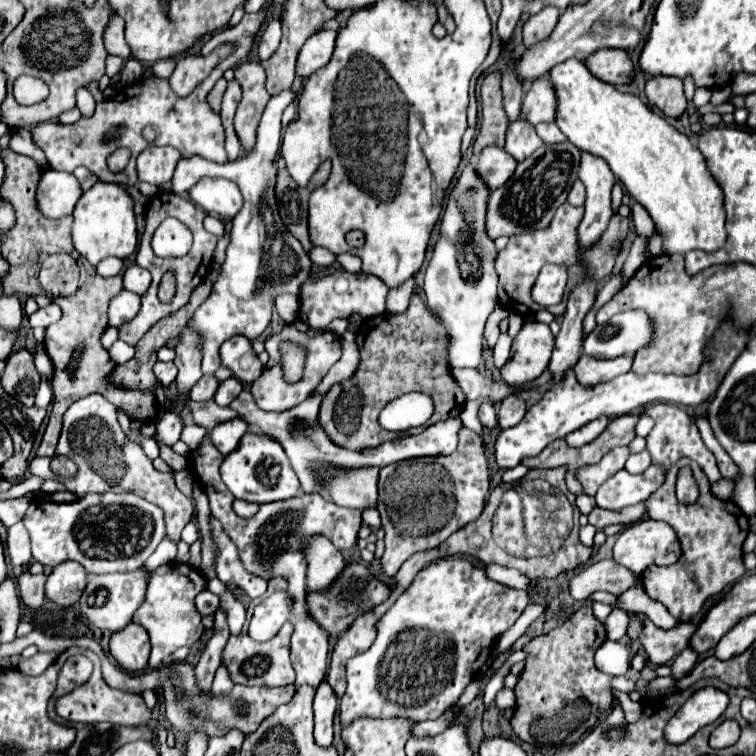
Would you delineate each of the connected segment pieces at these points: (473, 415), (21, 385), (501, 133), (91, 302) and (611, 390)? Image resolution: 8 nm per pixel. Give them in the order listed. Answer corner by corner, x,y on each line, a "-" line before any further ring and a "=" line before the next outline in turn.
477,398
477,400
471,400
471,402
467,402
465,404
465,410
461,412
461,420
463,420
463,424
467,426
467,428
471,428
471,430
475,430
477,434
481,434
481,422
479,422
479,406
483,404
483,402
489,402
489,404
493,404
489,398
=
17,350
7,358
1,386
21,404
25,406
35,404
35,394
39,388
39,372
33,364
33,354
29,350
=
491,72
481,84
481,124
477,138
473,142
473,152
481,154
487,146
505,146
505,130
509,126
507,114
503,110
501,96
501,74
=
85,266
85,282
79,286
79,290
73,296
67,298
57,298
57,304
63,310
63,316
57,324
49,326
49,332
45,332
45,350
49,358
53,360
55,376
51,380
53,388
53,406
49,414
49,424
43,434
43,442
37,448
37,456
53,456
55,446
61,434
61,418
65,410
79,398
85,398
89,394
103,394
109,402
115,406
121,406
131,420
141,420
141,422
153,422
157,416
157,404
155,396
151,392
141,392
141,390
123,390
113,384
109,384
109,376
115,368
115,364
109,360
109,352
101,346
101,334
107,330
107,306
113,296
117,296
123,290
123,280
121,276
113,278
103,278
99,276
93,268
=
725,320
723,326
717,330
717,336
713,338
711,350
705,350
707,360
703,362
701,370
697,374
685,376
685,378
679,378
675,374
637,376
633,372
627,372
627,374
621,374
609,382
601,382
595,386
581,386
581,382
577,382
577,378
575,378
575,372
567,370
565,378
561,382
555,382
545,392
541,402
537,402
535,406
531,406
527,410
525,418
517,426
501,430
497,444
495,444
497,466
503,470
513,468
521,462
521,458
539,454
553,440
565,438
573,430
585,426
587,422
591,422
599,416
617,418
617,416
637,412
643,406
657,404
657,402
673,402
673,404
685,404
685,406
697,406
697,404
705,402
709,396
715,394
725,372
731,368
731,364
739,356
739,350
745,348
747,334
749,332
745,332
745,330
735,330
731,326
731,322

